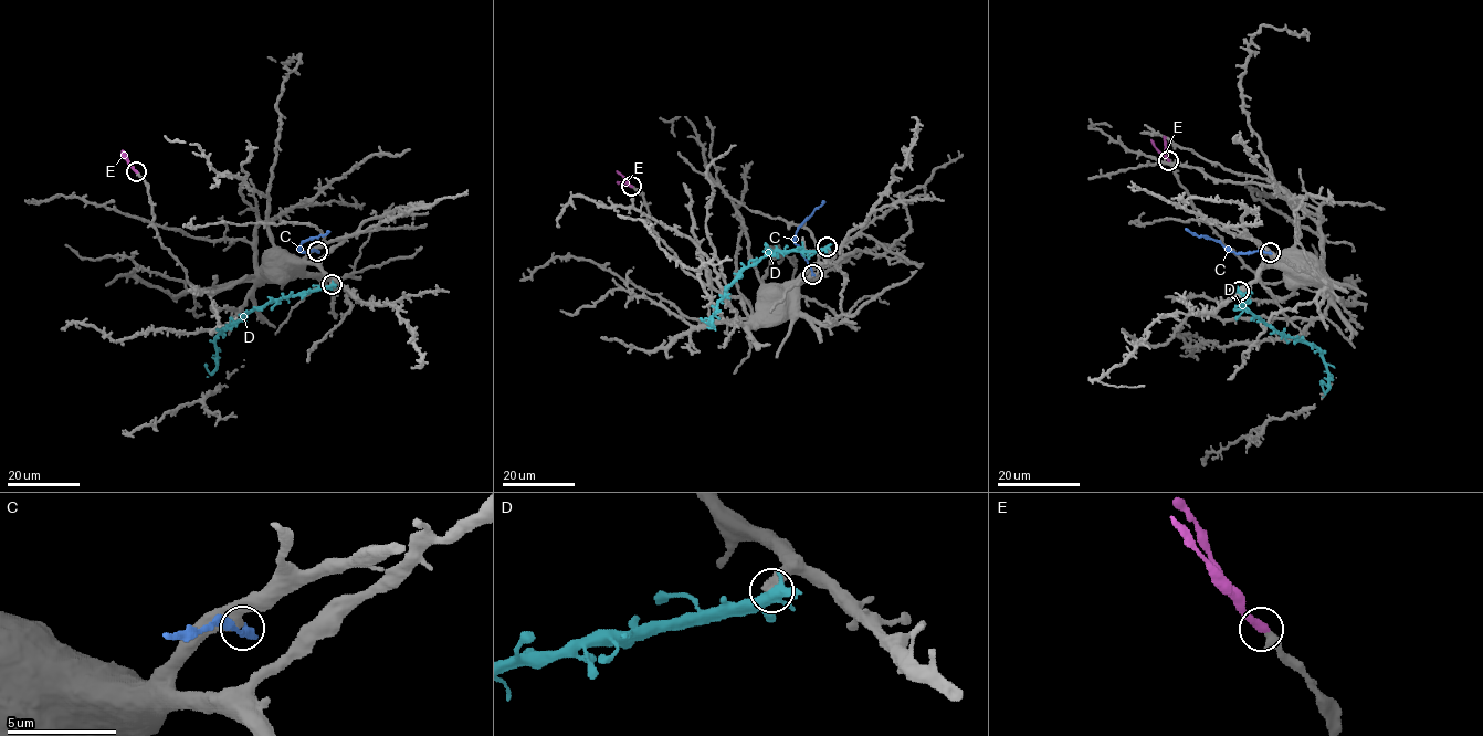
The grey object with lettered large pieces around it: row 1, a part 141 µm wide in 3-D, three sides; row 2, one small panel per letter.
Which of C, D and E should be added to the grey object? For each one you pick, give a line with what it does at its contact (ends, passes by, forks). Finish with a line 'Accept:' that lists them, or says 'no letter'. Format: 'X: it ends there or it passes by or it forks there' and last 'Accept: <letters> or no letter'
E: it ends there
Accept: E

